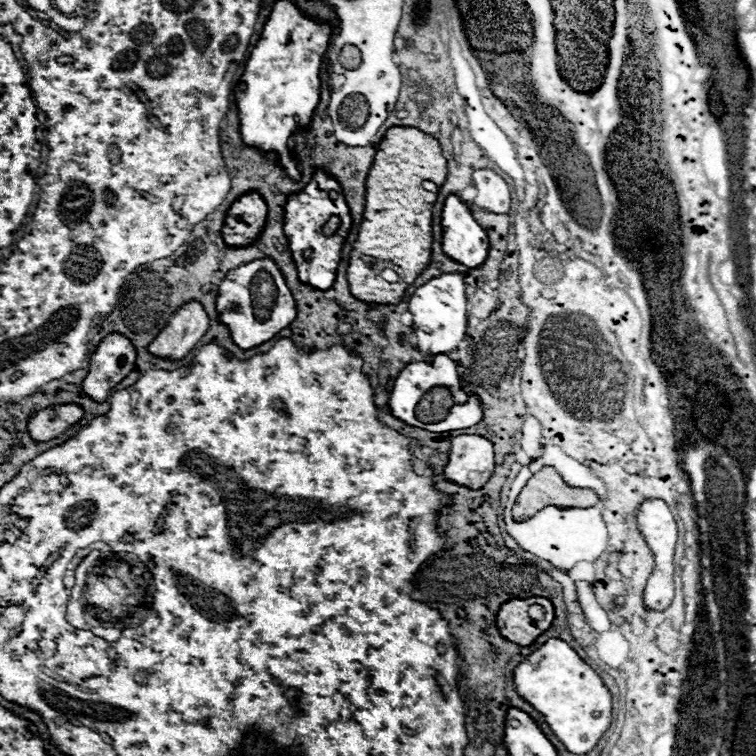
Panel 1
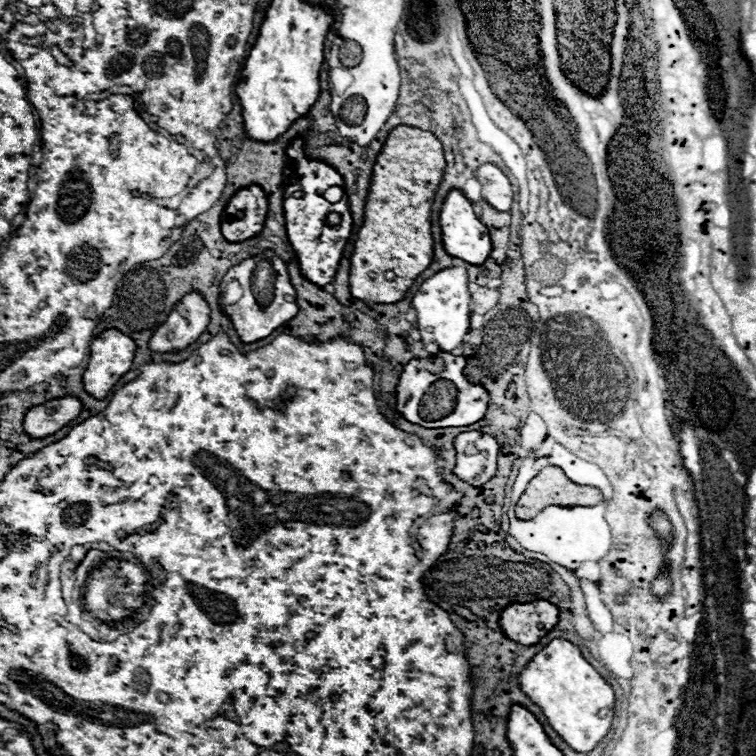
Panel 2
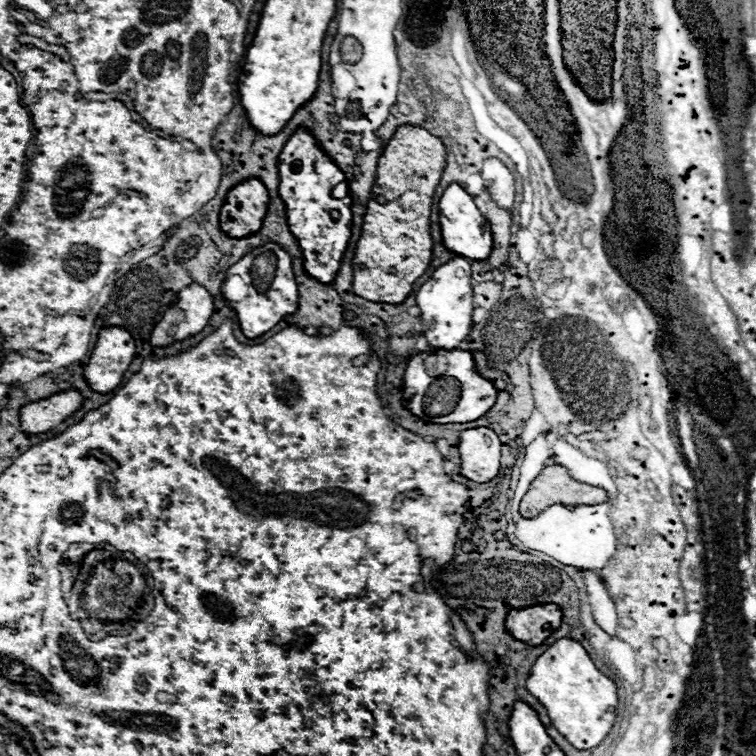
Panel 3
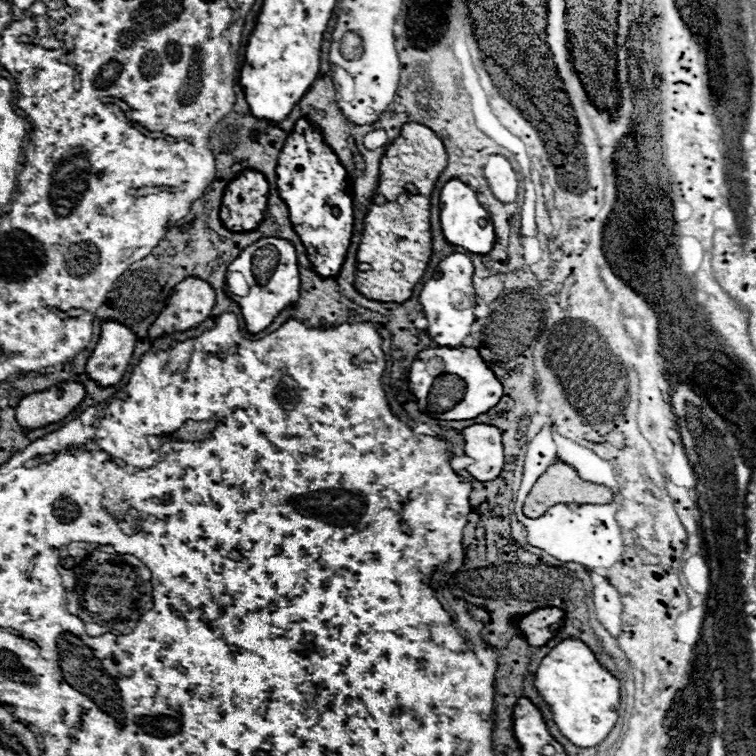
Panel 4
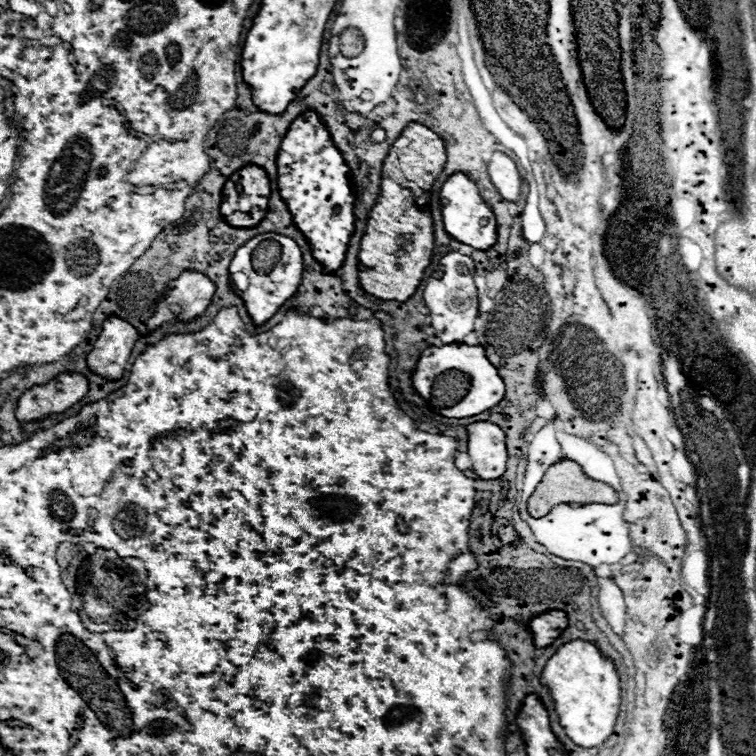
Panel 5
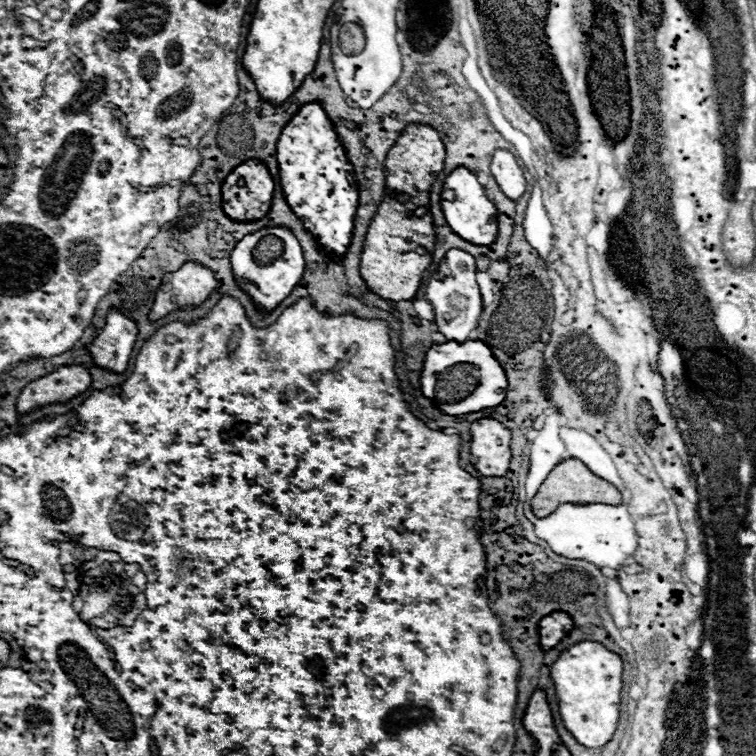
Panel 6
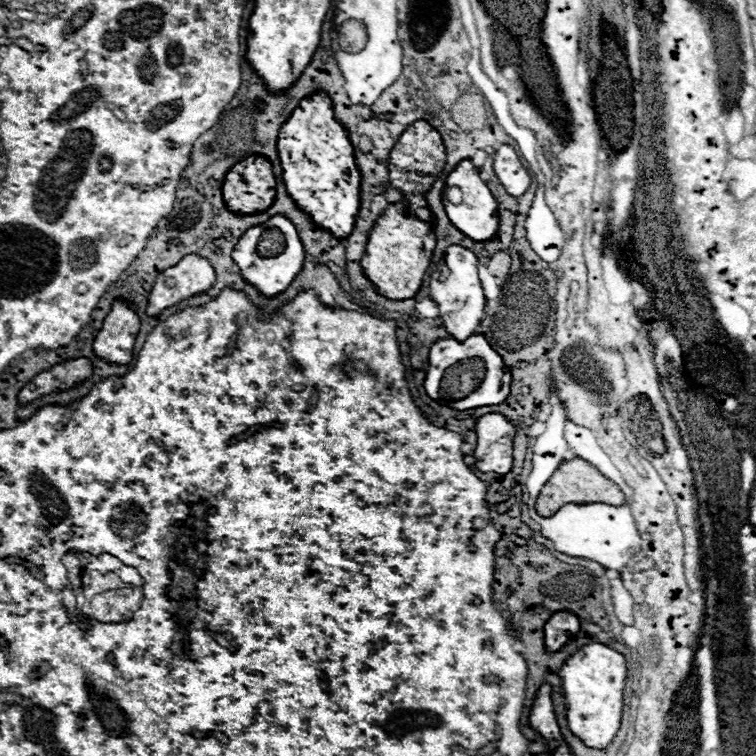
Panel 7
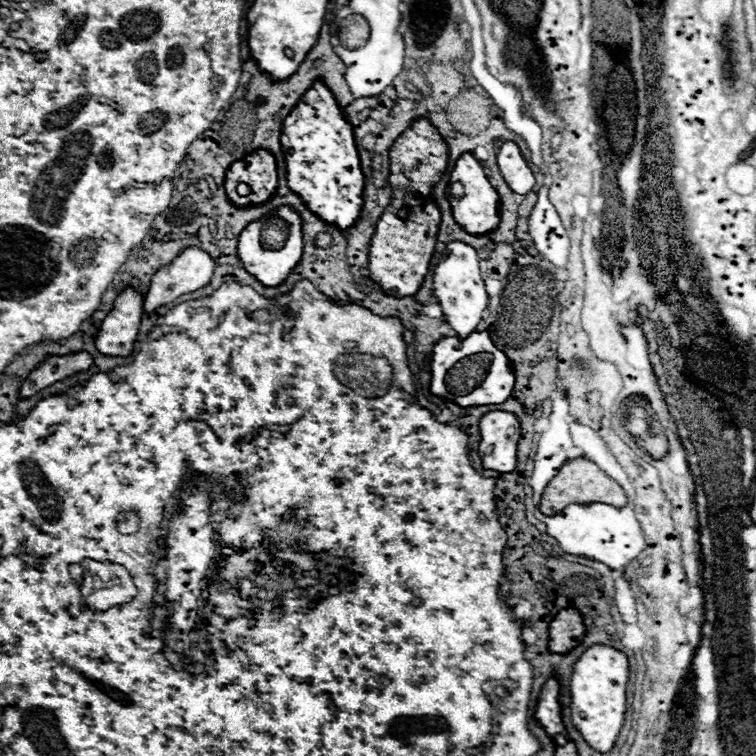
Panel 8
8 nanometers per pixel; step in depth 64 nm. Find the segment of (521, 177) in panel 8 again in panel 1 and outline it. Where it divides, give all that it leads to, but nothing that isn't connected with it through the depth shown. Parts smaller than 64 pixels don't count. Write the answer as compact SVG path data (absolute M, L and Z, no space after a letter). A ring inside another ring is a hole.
M490 168L476 170L472 174L472 182L478 188L478 196L474 200L476 206L494 214L506 214L510 210L510 202L512 202L510 186L494 170Z

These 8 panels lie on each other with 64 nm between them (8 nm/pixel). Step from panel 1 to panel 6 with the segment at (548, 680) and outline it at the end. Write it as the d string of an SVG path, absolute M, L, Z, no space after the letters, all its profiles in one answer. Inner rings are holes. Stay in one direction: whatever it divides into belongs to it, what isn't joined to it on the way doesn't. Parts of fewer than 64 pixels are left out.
M580 642L570 646L550 668L560 704L560 716L566 730L586 748L602 748L616 732L616 706L620 718L622 658L598 642Z

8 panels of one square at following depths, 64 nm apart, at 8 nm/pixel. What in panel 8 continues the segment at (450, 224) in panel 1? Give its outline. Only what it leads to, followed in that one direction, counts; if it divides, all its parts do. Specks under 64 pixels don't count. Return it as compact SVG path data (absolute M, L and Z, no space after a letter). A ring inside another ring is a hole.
M464 152L458 162L456 162L456 168L454 172L450 174L450 182L456 182L460 180L462 186L464 186L464 196L460 200L452 200L452 214L454 214L454 220L470 234L486 234L490 230L494 230L498 226L498 220L500 220L500 196L498 192L492 188L492 184L488 182L488 176L484 174L484 168L482 164L470 154L470 152Z

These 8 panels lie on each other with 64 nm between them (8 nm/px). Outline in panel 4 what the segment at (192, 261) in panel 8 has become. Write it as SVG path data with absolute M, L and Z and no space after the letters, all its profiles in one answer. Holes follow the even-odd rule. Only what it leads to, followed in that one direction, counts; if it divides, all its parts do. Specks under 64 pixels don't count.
M190 276L190 280L182 280L176 284L170 300L166 302L166 308L150 326L150 338L198 326L210 316L214 298L214 288L204 280L194 276Z

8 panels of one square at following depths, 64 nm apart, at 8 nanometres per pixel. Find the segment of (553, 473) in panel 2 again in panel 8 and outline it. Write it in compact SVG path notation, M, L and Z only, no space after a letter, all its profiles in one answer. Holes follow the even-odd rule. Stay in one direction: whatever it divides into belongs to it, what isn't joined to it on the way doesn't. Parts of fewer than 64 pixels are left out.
M574 458L574 460L568 460L560 468L558 476L554 476L554 480L550 480L550 484L544 488L540 512L546 516L556 516L572 502L604 502L604 504L620 508L620 506L628 504L628 498L626 498L622 486L616 484L606 472L602 472L594 462L590 462L586 458Z

